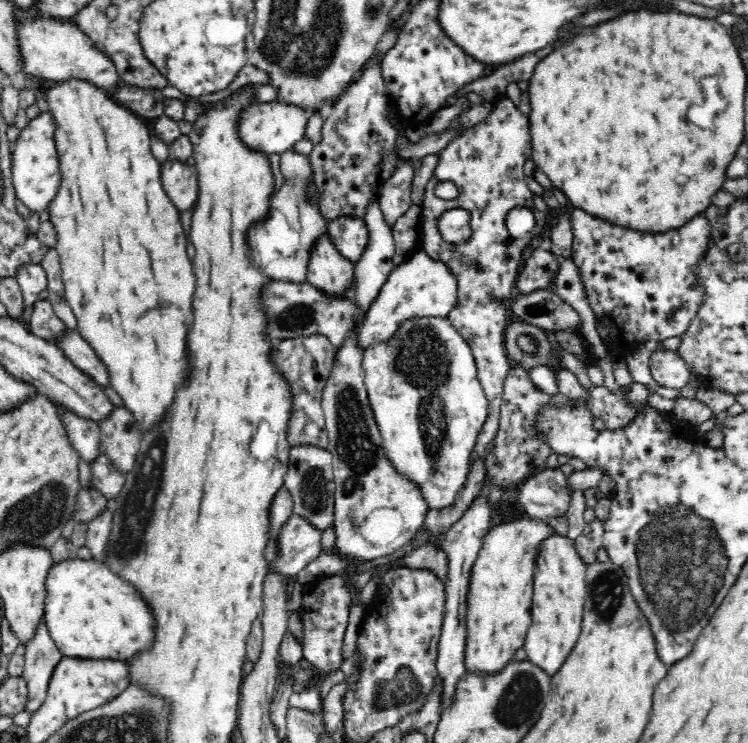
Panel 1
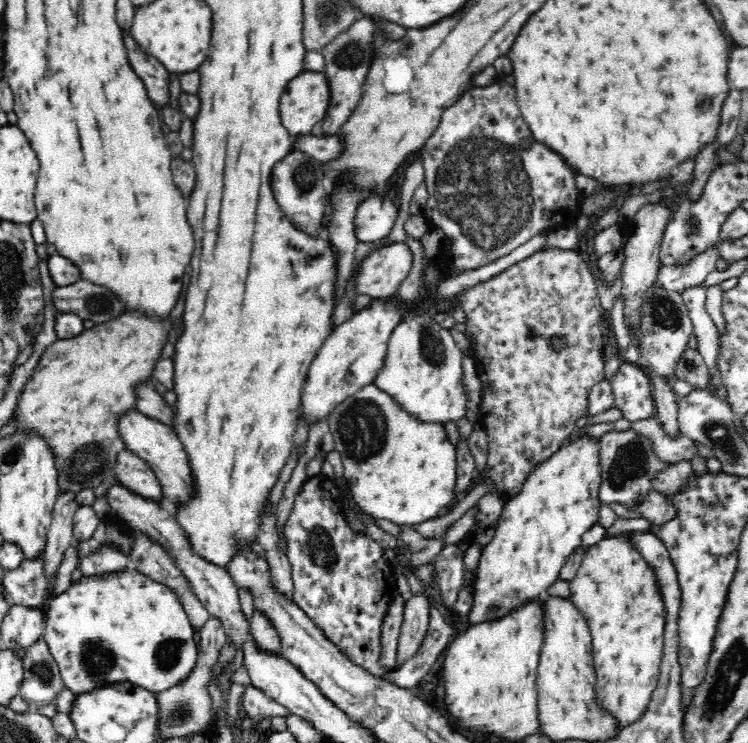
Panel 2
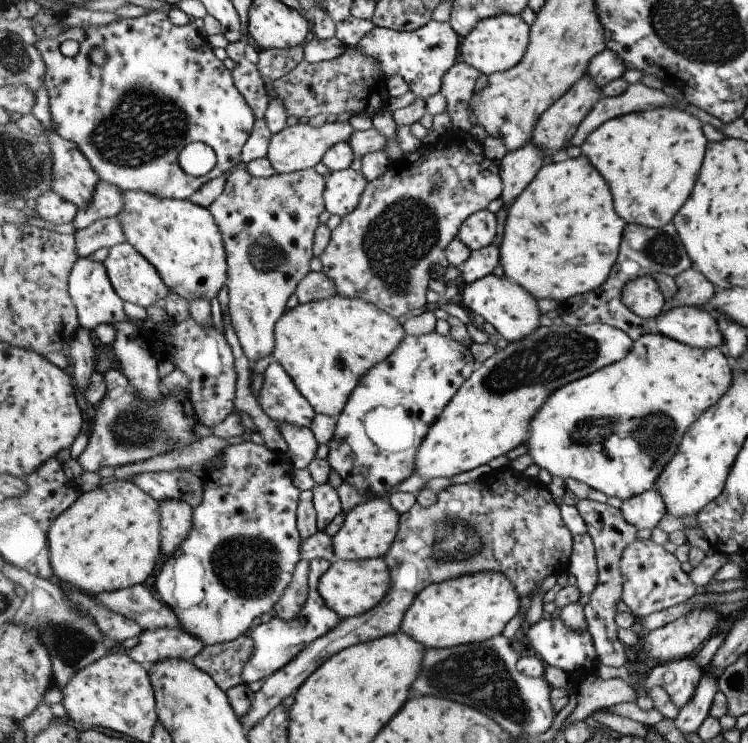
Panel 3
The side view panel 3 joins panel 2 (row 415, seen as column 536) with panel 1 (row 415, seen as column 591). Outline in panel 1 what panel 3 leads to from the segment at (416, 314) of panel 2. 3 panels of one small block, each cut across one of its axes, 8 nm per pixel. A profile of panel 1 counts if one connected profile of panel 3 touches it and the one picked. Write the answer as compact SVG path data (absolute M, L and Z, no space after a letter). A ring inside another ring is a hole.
M426 317L406 320L392 338L363 353L361 366L364 371L364 382L367 388L367 395L369 396L369 403L376 418L376 423L380 428L386 454L389 455L390 459L394 458L392 460L394 466L402 474L405 474L406 478L412 478L414 482L420 483L421 490L424 491L425 499L429 503L430 509L450 506L454 502L458 490L466 482L468 473L471 471L470 467L468 467L468 464L470 464L470 459L468 458L470 458L470 454L474 450L478 433L480 433L482 426L486 423L486 412L488 410L488 401L486 400L483 386L478 380L475 359L467 342L464 341L462 335L458 333L458 330L448 321L447 317Z

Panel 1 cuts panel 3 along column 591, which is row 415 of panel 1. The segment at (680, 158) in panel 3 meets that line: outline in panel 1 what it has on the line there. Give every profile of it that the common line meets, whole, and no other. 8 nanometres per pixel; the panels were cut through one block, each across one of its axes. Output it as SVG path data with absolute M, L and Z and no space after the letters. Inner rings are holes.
M71 75L66 81L60 81L58 86L41 90L38 94L48 102L48 113L50 113L51 120L54 121L52 134L54 135L54 148L58 153L58 190L55 191L54 198L50 200L47 208L50 212L50 224L55 230L55 246L53 248L58 251L65 298L78 320L76 331L82 335L84 340L90 342L92 349L100 357L100 361L106 365L111 387L123 399L124 406L134 414L134 418L140 424L140 429L144 434L163 418L163 414L166 414L166 408L174 400L179 380L186 375L188 366L186 332L191 326L193 318L191 299L195 292L195 274L191 260L186 254L188 238L186 238L182 222L180 222L182 212L177 209L177 206L174 206L164 190L161 179L162 165L150 148L150 130L140 119L136 118L133 111L113 98L108 90L82 79L81 76Z

